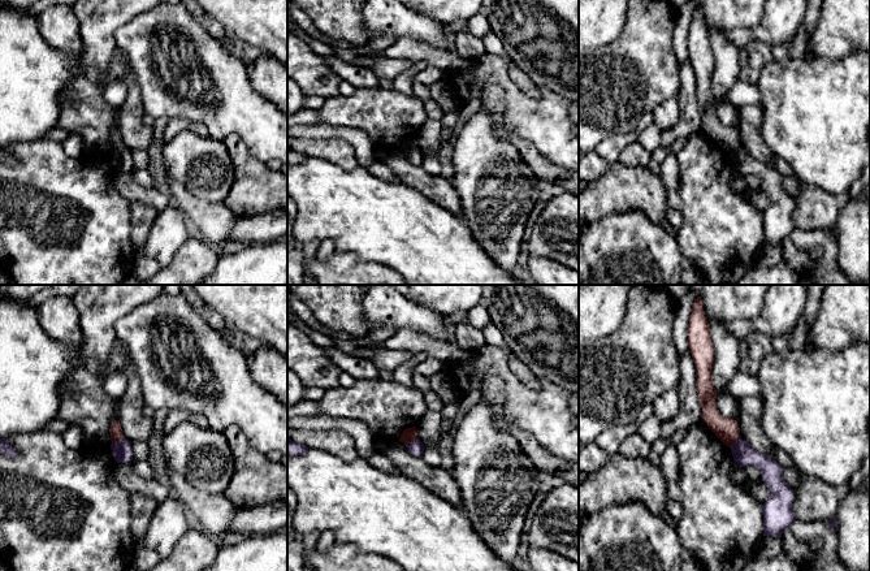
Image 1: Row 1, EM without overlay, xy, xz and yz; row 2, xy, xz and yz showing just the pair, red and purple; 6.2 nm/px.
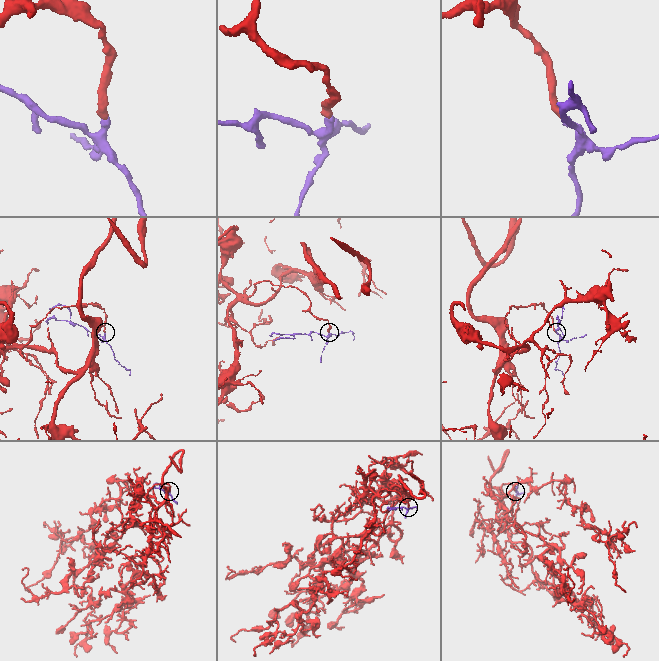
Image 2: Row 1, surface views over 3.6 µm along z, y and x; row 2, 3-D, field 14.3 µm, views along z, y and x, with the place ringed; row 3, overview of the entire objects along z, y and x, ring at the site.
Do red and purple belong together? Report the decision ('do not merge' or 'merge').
do not merge

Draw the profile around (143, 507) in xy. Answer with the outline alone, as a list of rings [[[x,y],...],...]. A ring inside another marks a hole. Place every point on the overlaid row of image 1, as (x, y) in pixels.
[[[131,493],[130,503],[131,503],[131,538],[135,546],[140,546],[144,545],[148,525],[159,503],[155,501],[155,498],[140,493]]]

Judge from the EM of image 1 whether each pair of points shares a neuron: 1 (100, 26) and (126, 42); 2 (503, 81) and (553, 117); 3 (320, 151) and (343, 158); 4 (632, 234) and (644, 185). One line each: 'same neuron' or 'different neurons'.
1: different neurons
2: same neuron
3: same neuron
4: different neurons

